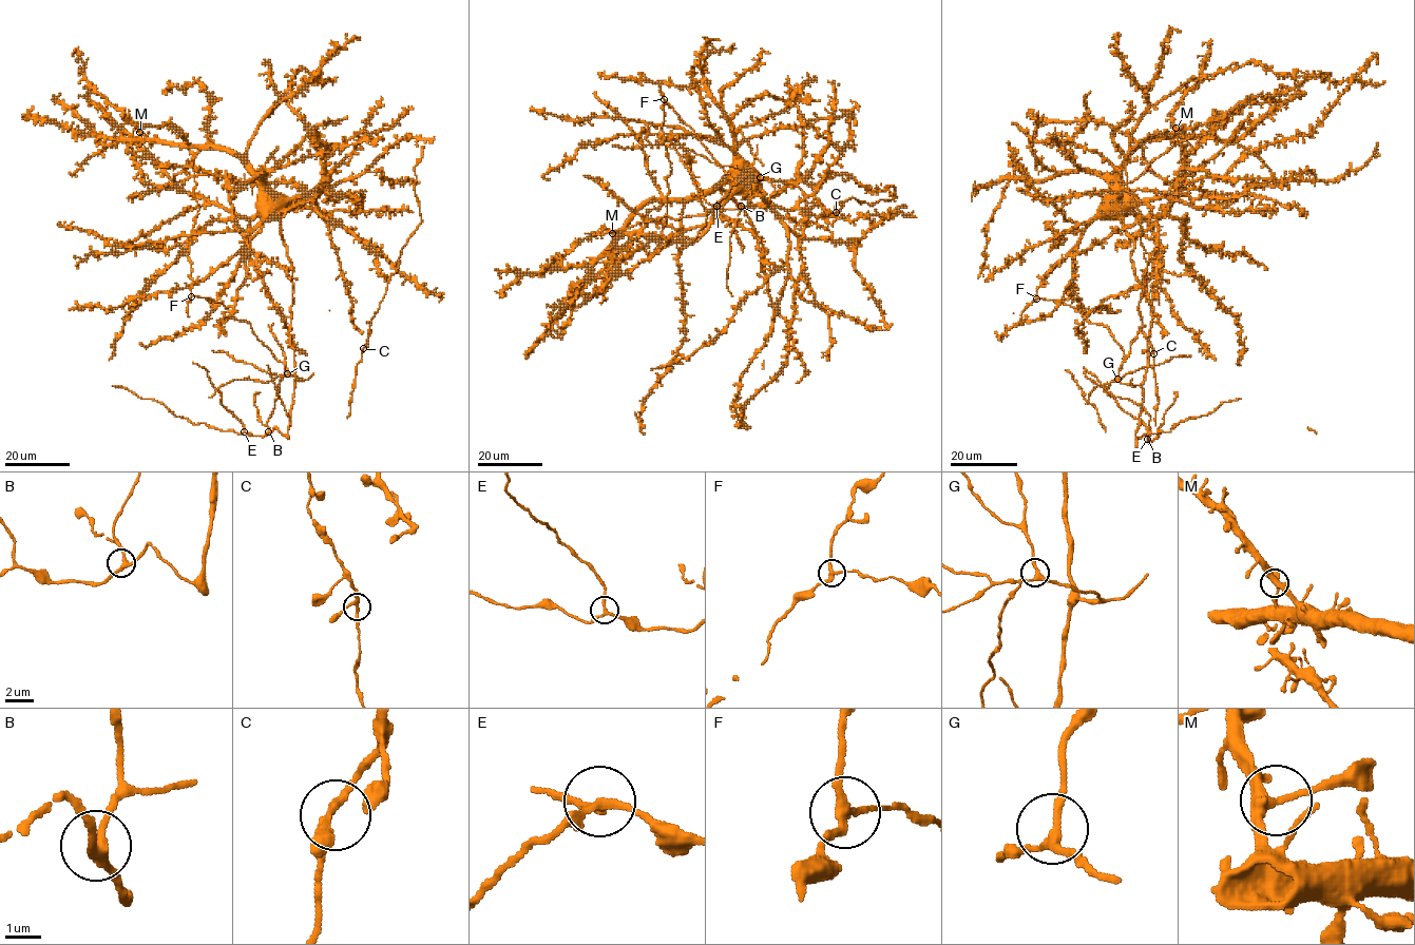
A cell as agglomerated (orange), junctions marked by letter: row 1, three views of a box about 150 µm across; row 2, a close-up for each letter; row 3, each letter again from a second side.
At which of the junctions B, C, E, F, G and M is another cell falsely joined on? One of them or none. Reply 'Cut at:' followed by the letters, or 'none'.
Cut at: F

